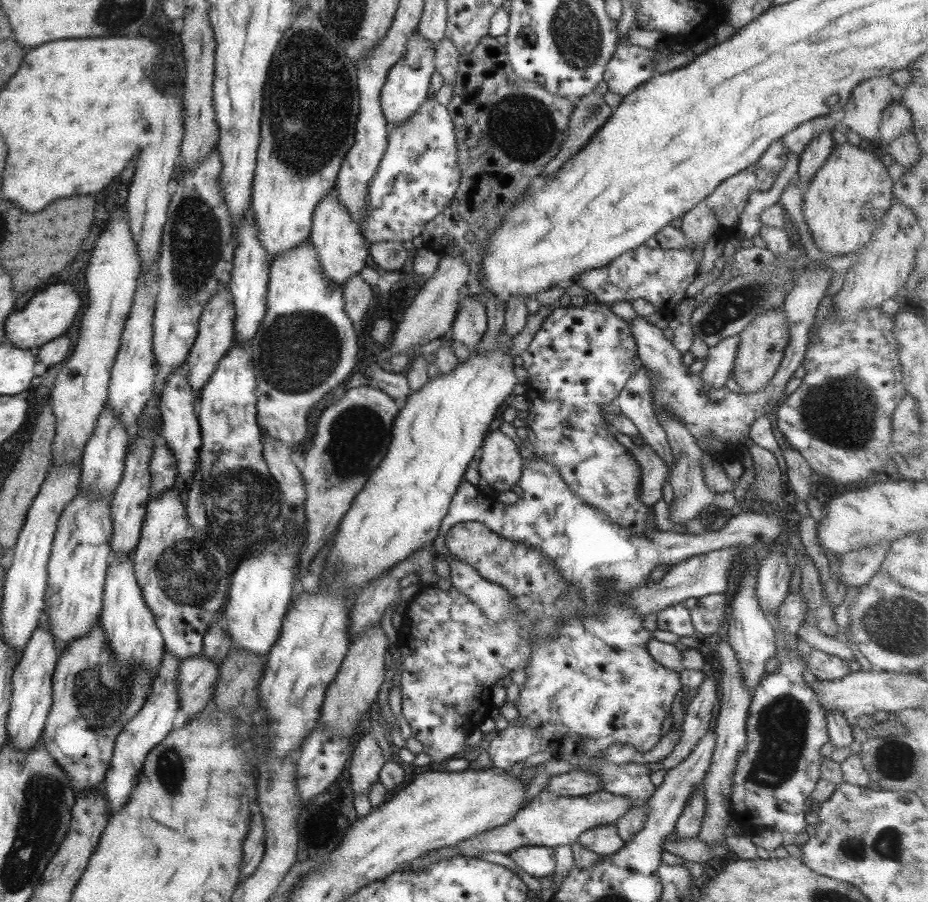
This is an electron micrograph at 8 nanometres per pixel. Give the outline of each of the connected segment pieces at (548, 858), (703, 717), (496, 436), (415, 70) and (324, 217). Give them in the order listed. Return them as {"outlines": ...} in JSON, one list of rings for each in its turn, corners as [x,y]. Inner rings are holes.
{"outlines":[[[[523,846],[512,850],[507,858],[516,864],[521,874],[527,872],[529,876],[549,876],[555,868],[554,852],[552,848],[543,846]]],[[[708,675],[703,676],[698,692],[691,698],[684,710],[684,719],[680,726],[679,740],[673,750],[659,761],[658,770],[666,770],[677,766],[691,752],[695,743],[708,732],[711,712],[717,703],[717,686],[715,680]]],[[[503,426],[492,428],[483,438],[478,474],[481,481],[501,493],[517,484],[522,458],[514,442],[505,435]]],[[[413,30],[405,42],[405,53],[391,66],[386,75],[384,86],[380,89],[381,113],[389,126],[410,118],[429,98],[428,87],[435,68],[433,55],[434,50],[431,44],[417,30]]],[[[331,186],[331,190],[317,202],[308,240],[315,248],[323,276],[339,287],[343,286],[347,278],[351,278],[365,266],[368,248],[362,239],[362,234],[359,233],[359,226],[348,216],[343,204],[337,200],[335,186]]]]}

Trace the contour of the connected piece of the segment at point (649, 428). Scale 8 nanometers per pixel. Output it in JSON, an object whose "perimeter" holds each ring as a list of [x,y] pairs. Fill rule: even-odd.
{"perimeter":[[[639,368],[617,394],[617,408],[621,410],[638,430],[638,438],[650,446],[657,458],[673,469],[673,454],[669,448],[666,434],[659,426],[651,406],[650,384],[646,371]]]}

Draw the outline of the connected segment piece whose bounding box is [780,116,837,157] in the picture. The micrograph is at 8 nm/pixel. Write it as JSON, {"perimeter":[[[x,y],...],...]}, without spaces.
{"perimeter":[[[827,116],[816,117],[815,119],[803,122],[796,126],[791,132],[785,134],[780,140],[784,145],[787,157],[798,155],[806,148],[806,145],[814,140],[821,132],[825,130],[833,130],[835,128],[835,120]]]}

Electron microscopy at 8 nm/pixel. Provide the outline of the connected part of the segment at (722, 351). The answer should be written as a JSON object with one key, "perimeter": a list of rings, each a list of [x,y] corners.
{"perimeter":[[[733,335],[719,340],[715,346],[708,347],[707,355],[702,359],[705,364],[699,373],[700,379],[707,386],[711,388],[724,386],[734,365],[737,345],[739,345],[739,336]]]}

